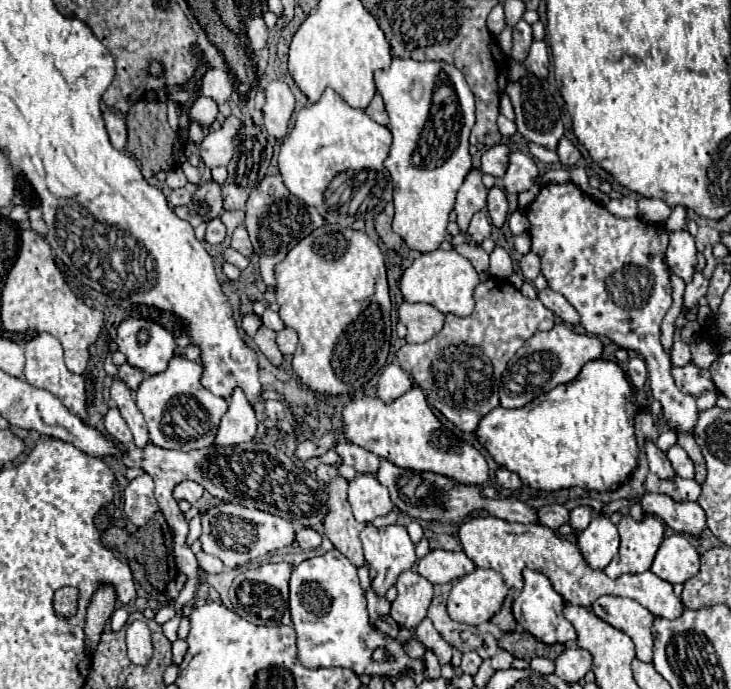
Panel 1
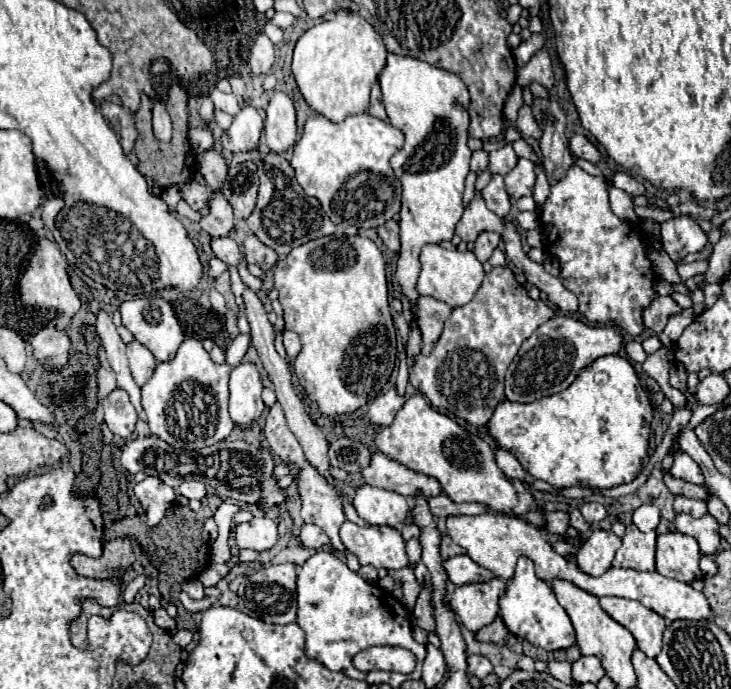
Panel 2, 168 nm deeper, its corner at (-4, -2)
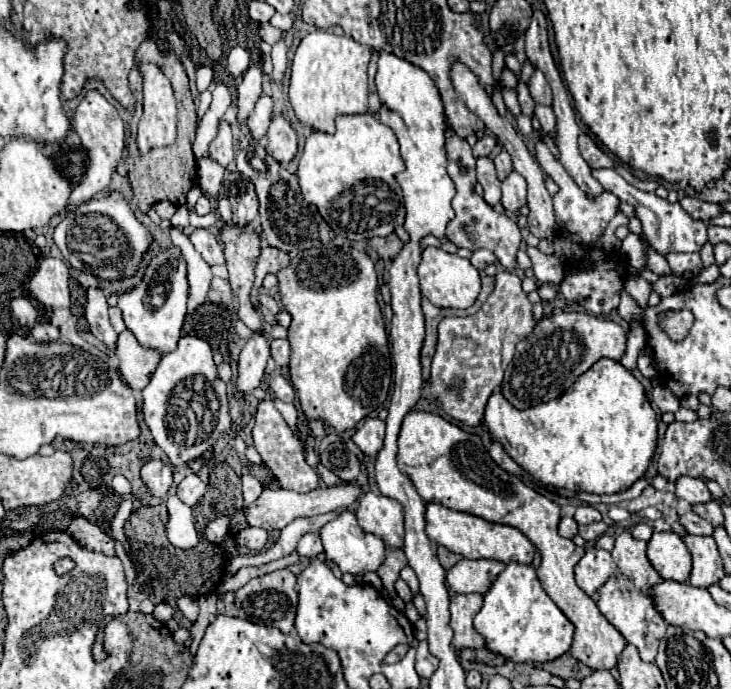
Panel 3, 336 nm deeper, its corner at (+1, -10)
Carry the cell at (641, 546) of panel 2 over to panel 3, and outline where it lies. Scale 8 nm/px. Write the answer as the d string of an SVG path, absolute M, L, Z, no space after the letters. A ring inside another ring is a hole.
M629 531L619 533L617 539L615 539L615 547L611 551L613 561L617 563L617 571L599 591L595 591L593 601L597 603L603 617L613 627L619 629L619 633L625 637L625 641L639 649L641 659L643 661L653 661L655 655L657 655L657 645L665 635L667 623L659 615L653 599L649 595L649 589L655 583L663 583L663 577L649 563L645 549L647 549L647 543L639 541L639 539L633 539Z

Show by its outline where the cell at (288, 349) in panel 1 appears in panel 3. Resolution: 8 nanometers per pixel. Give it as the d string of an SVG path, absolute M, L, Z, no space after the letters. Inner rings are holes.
M273 339L271 341L271 357L273 361L277 363L279 369L285 369L289 365L289 359L291 359L291 345L287 339Z

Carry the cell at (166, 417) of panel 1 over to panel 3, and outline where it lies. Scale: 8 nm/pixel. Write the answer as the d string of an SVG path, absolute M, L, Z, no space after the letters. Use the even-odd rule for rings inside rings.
M183 335L175 351L163 355L149 385L141 391L145 423L155 443L165 451L171 465L183 467L231 429L227 409L227 387L217 375L213 349L205 339Z

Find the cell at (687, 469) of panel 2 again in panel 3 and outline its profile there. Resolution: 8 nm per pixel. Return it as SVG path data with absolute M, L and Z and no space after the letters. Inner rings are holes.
M693 477L677 479L675 495L679 499L685 499L689 505L699 505L699 503L711 501L711 493L709 493L707 485L701 479L693 479Z

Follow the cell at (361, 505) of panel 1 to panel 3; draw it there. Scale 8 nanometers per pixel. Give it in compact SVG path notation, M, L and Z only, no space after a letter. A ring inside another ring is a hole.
M369 491L359 501L357 521L363 531L381 537L387 547L403 547L403 507L397 501Z

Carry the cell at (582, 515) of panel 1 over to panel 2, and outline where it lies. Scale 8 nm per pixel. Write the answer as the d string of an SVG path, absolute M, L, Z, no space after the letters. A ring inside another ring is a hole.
M584 503L584 505L580 507L580 513L582 513L584 519L588 519L588 523L592 523L592 525L600 523L600 521L606 517L606 509L604 509L604 505L600 505L600 503Z

